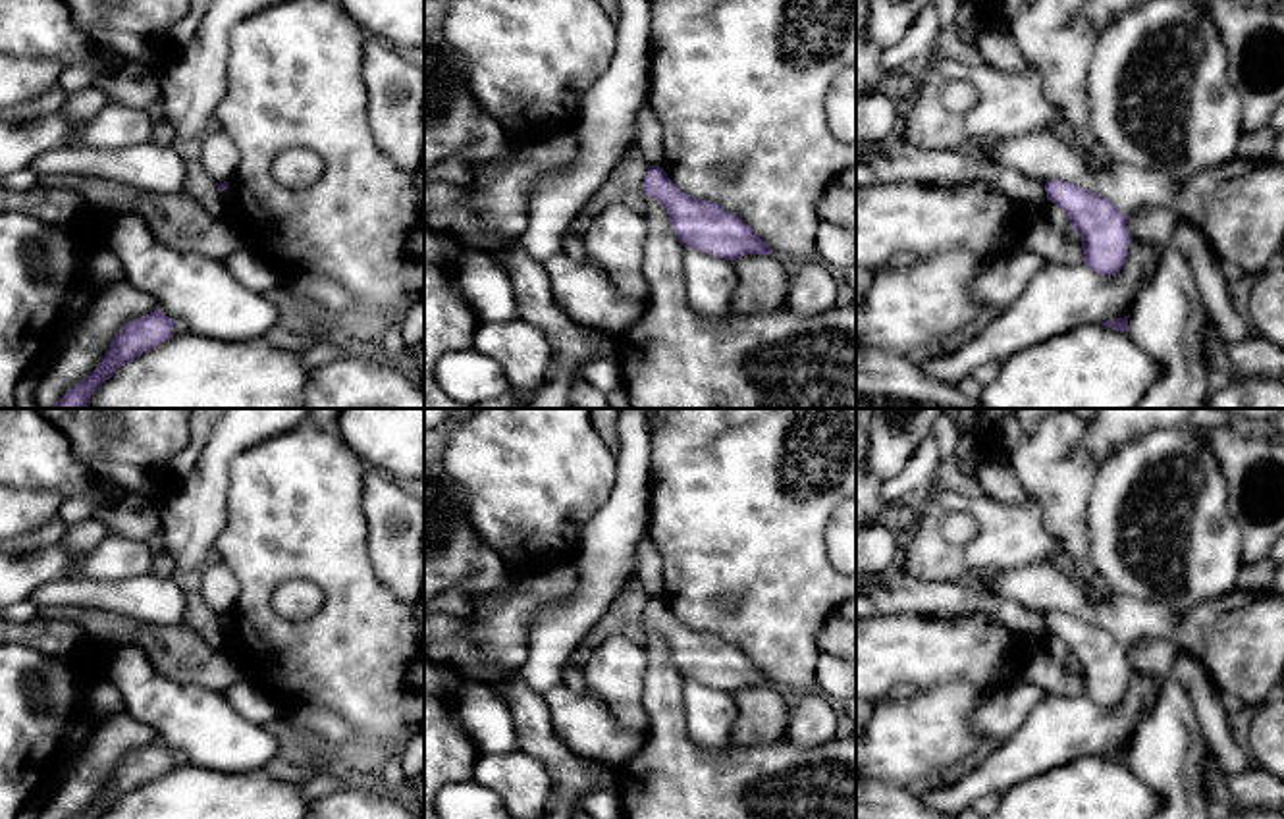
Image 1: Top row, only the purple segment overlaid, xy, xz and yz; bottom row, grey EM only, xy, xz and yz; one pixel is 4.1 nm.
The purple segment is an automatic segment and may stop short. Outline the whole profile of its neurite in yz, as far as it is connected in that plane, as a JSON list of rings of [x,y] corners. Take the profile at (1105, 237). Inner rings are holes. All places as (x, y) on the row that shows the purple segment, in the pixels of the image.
[[[1062,179],[1047,181],[1045,191],[1047,200],[1058,204],[1068,214],[1072,229],[1082,235],[1082,262],[1099,276],[1116,276],[1132,243],[1128,216],[1107,197]]]

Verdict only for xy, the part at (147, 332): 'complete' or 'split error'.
complete

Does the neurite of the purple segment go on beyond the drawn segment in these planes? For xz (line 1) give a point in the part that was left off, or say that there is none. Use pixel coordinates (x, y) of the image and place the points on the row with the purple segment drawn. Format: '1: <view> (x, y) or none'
1: none

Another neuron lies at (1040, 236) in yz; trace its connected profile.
[[[1039,216],[1028,222],[1018,233],[1006,233],[999,243],[999,254],[1035,252],[1047,262],[1082,264],[1082,241],[1068,237],[1049,220]]]

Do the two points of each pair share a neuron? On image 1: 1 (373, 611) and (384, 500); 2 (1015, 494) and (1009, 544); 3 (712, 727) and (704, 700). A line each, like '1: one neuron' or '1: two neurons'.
1: two neurons
2: two neurons
3: one neuron

